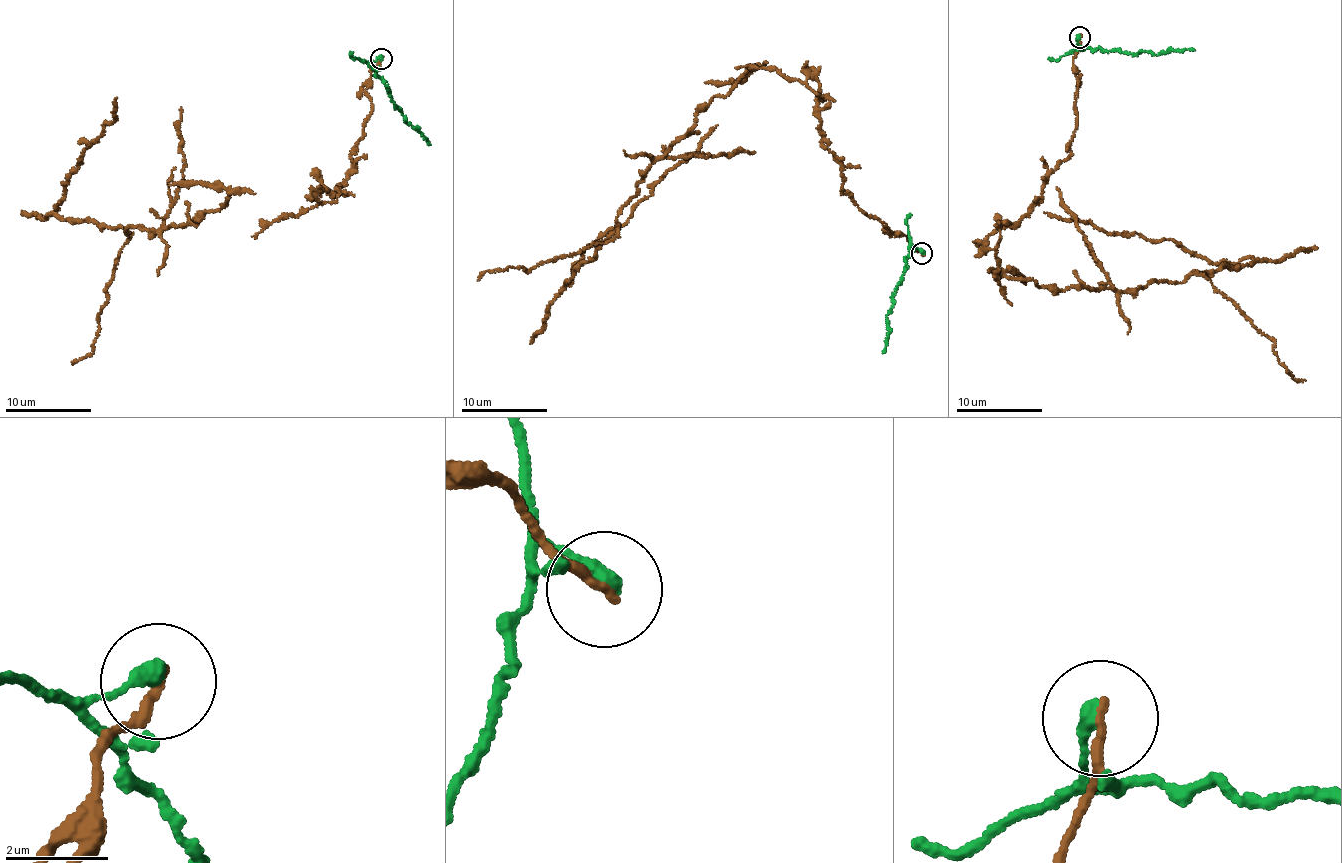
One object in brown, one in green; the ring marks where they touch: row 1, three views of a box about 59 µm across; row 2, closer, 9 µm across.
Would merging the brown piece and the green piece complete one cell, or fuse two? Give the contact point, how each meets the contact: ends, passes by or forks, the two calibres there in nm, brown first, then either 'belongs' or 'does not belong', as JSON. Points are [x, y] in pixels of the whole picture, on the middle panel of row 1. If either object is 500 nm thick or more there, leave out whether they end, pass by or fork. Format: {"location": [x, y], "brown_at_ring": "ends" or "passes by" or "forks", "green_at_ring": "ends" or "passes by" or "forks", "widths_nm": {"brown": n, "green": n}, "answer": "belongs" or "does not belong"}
{"location": [922, 253], "brown_at_ring": "ends", "green_at_ring": "ends", "widths_nm": {"brown": 190, "green": 300}, "answer": "does not belong"}

